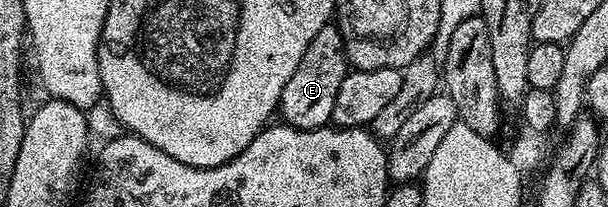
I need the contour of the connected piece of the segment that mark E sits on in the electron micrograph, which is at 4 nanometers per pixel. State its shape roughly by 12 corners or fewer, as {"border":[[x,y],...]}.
{"border":[[340,30],[314,35],[282,89],[295,129],[331,122],[349,71]]}

